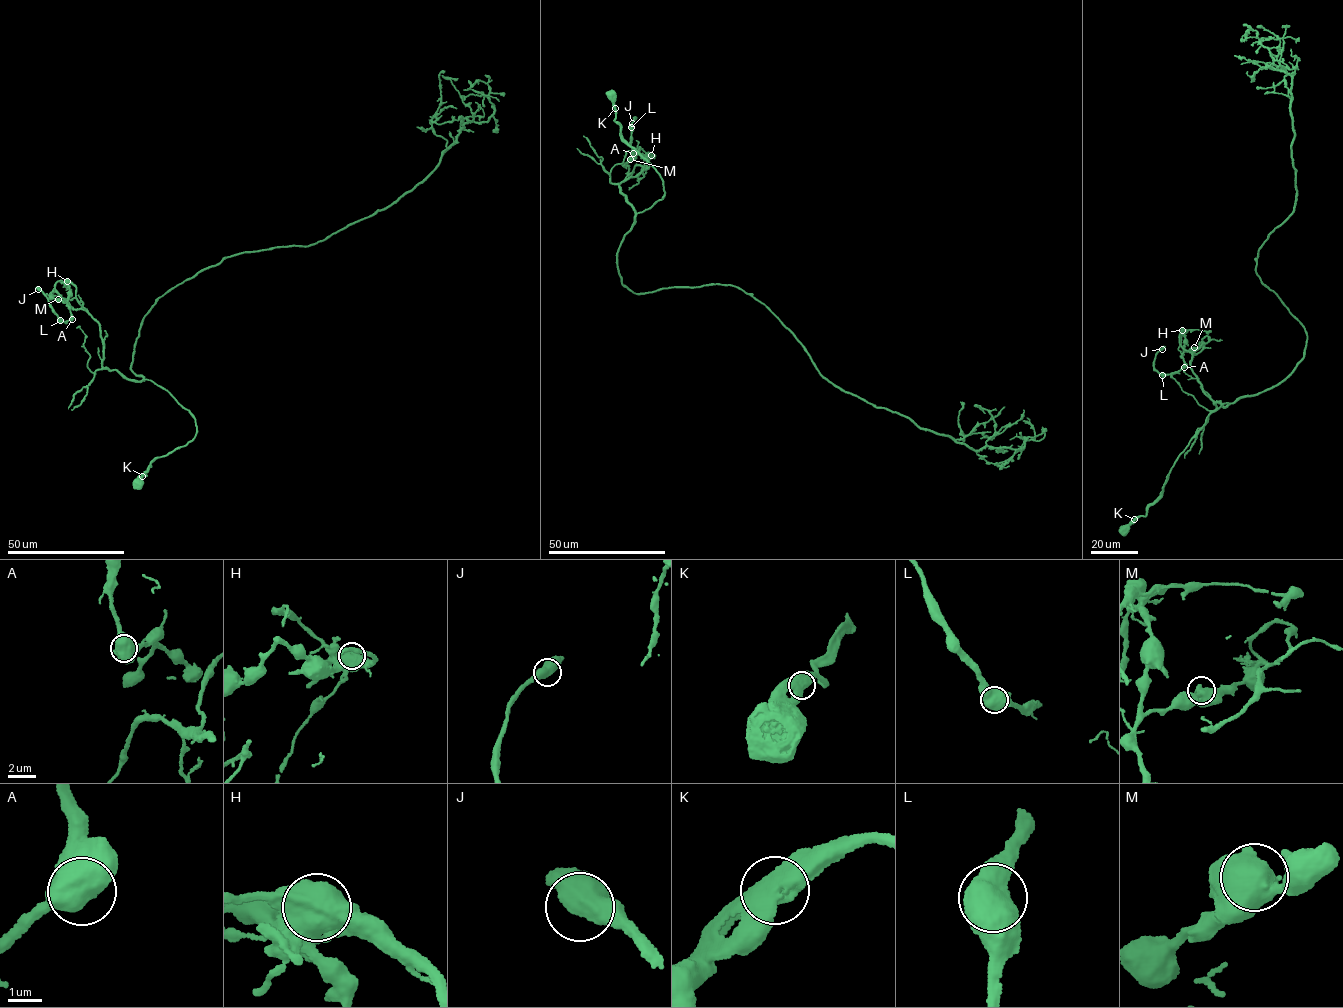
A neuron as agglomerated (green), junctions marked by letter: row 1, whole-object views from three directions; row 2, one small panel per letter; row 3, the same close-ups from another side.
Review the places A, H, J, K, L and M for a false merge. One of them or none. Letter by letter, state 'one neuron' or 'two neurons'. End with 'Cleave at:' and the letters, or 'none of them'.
A: one neuron
H: two neurons
J: one neuron
K: one neuron
L: one neuron
M: one neuron
Cleave at: H

